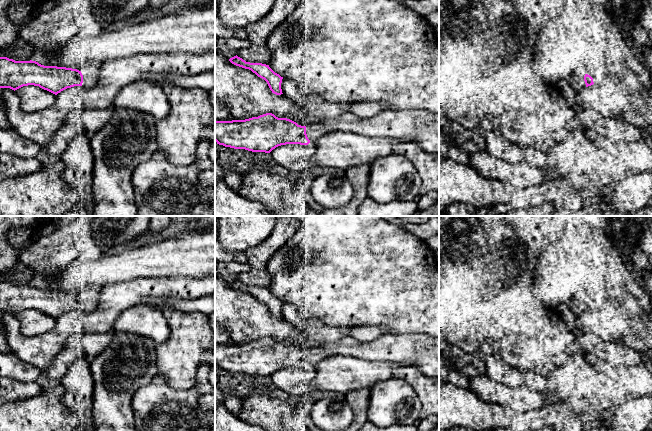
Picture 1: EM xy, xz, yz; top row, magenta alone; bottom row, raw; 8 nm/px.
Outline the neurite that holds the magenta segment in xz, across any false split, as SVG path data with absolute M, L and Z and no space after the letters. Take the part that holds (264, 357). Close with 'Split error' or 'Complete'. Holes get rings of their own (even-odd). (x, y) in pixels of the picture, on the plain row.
M426 333L401 335L385 334L370 342L360 342L347 335L338 341L313 346L307 350L298 349L296 346L287 342L278 342L272 337L266 337L245 344L215 345L215 365L217 368L234 373L245 373L252 376L270 377L276 371L286 368L308 369L310 366L315 366L324 358L331 355L350 355L371 362L403 363L406 366L417 367L427 377L439 378L439 338Z. Split error

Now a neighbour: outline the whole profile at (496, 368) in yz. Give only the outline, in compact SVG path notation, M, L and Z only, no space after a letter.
M488 356L485 360L486 374L497 381L518 387L526 384L526 377L517 368L505 363L499 356Z

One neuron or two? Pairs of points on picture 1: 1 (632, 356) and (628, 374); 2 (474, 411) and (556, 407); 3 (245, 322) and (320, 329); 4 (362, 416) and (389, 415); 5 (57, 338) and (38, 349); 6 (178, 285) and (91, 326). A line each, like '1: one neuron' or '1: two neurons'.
1: two neurons
2: one neuron
3: one neuron
4: two neurons
5: one neuron
6: one neuron

